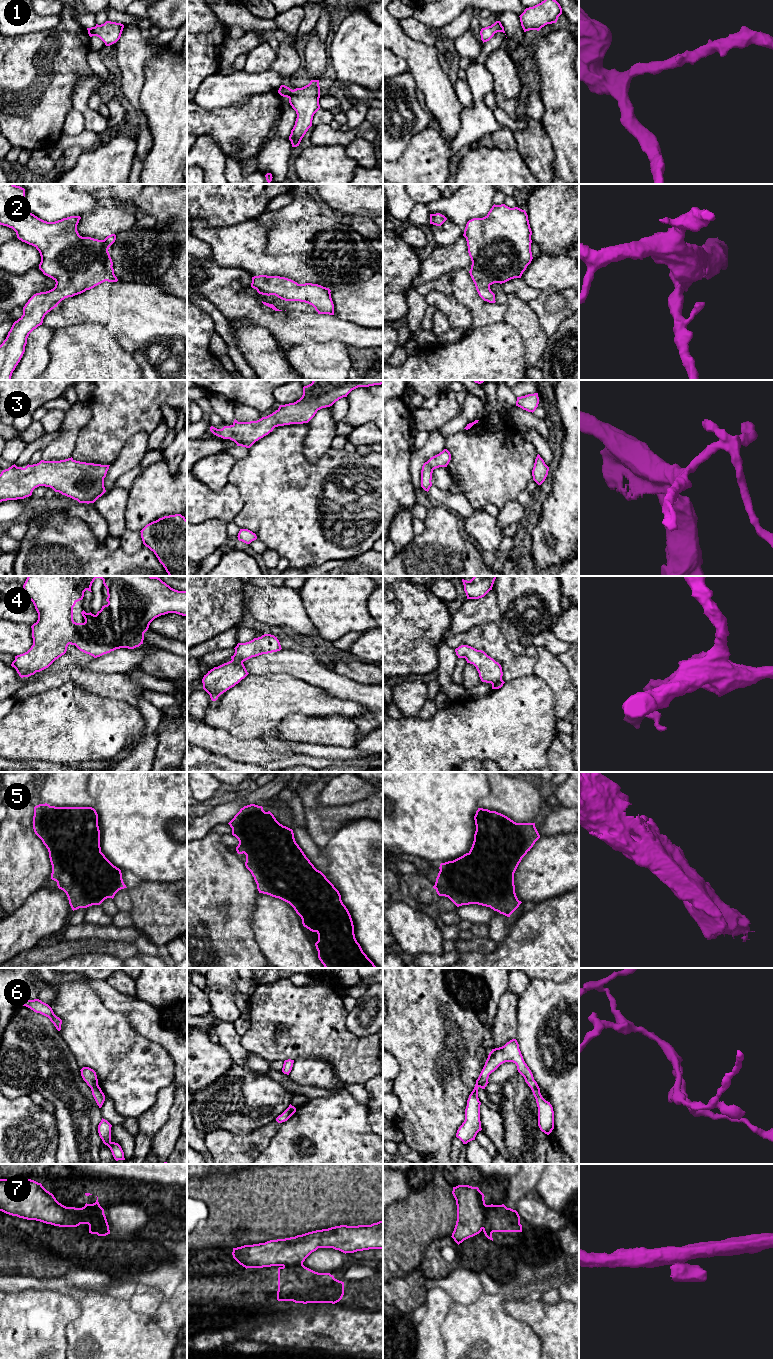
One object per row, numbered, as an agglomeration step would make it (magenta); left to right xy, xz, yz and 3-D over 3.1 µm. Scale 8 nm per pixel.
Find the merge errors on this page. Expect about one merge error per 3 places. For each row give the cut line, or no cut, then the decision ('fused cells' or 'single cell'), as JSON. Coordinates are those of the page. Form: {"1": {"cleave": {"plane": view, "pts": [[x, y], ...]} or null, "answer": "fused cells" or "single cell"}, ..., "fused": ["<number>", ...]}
{"1": {"cleave": null, "answer": "single cell"}, "2": {"cleave": null, "answer": "single cell"}, "3": {"cleave": null, "answer": "single cell"}, "4": {"cleave": null, "answer": "single cell"}, "5": {"cleave": null, "answer": "single cell"}, "6": {"cleave": null, "answer": "single cell"}, "7": {"cleave": {"plane": "yz", "pts": [[486, 1205], [482, 1228]]}, "answer": "fused cells"}, "fused": ["7"]}

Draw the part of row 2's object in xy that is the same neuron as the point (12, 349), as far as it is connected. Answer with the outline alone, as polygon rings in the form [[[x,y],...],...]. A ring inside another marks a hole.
[[[0,184],[0,225],[12,228],[19,240],[39,251],[41,256],[39,269],[56,284],[53,289],[36,293],[28,300],[23,307],[23,315],[13,323],[6,339],[0,345],[0,380],[11,380],[12,373],[25,352],[29,334],[42,325],[45,315],[62,300],[81,294],[105,281],[118,281],[108,252],[116,240],[115,234],[107,236],[104,240],[82,237],[77,231],[80,216],[47,222],[26,210],[24,199],[24,188],[14,184]]]

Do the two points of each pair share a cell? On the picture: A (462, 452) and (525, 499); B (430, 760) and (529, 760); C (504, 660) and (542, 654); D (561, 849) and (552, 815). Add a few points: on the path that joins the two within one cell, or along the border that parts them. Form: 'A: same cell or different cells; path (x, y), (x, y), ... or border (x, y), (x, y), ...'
A: different cells; border (525, 489), (516, 498)
B: same cell; path (455, 747), (504, 747)
C: different cells; border (536, 658), (532, 673)
D: different cells; border (568, 832), (542, 835), (540, 837)

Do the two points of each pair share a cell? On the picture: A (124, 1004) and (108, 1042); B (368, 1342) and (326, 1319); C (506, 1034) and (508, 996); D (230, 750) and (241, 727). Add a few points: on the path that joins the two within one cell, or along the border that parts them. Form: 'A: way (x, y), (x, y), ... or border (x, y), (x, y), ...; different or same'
A: border (101, 999), (109, 1009), (124, 1013), (136, 1030); different
B: way (358, 1332), (336, 1329); same
C: way (506, 1025), (507, 1005); same
D: border (215, 727), (225, 727), (241, 738), (260, 738); different

